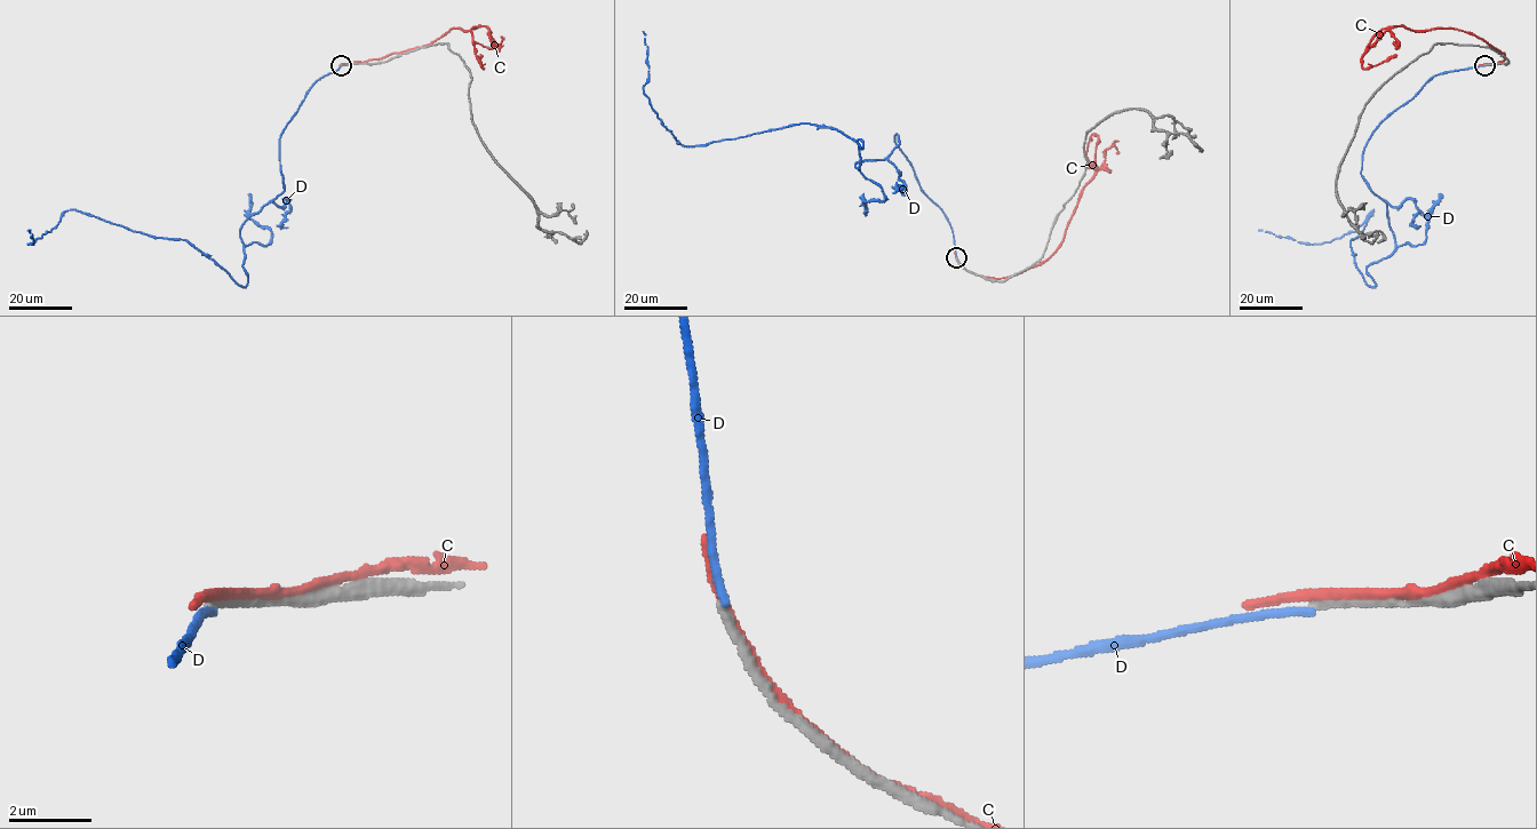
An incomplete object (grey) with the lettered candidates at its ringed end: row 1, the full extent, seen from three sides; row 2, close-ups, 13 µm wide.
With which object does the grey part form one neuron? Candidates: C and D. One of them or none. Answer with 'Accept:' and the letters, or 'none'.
Accept: none

